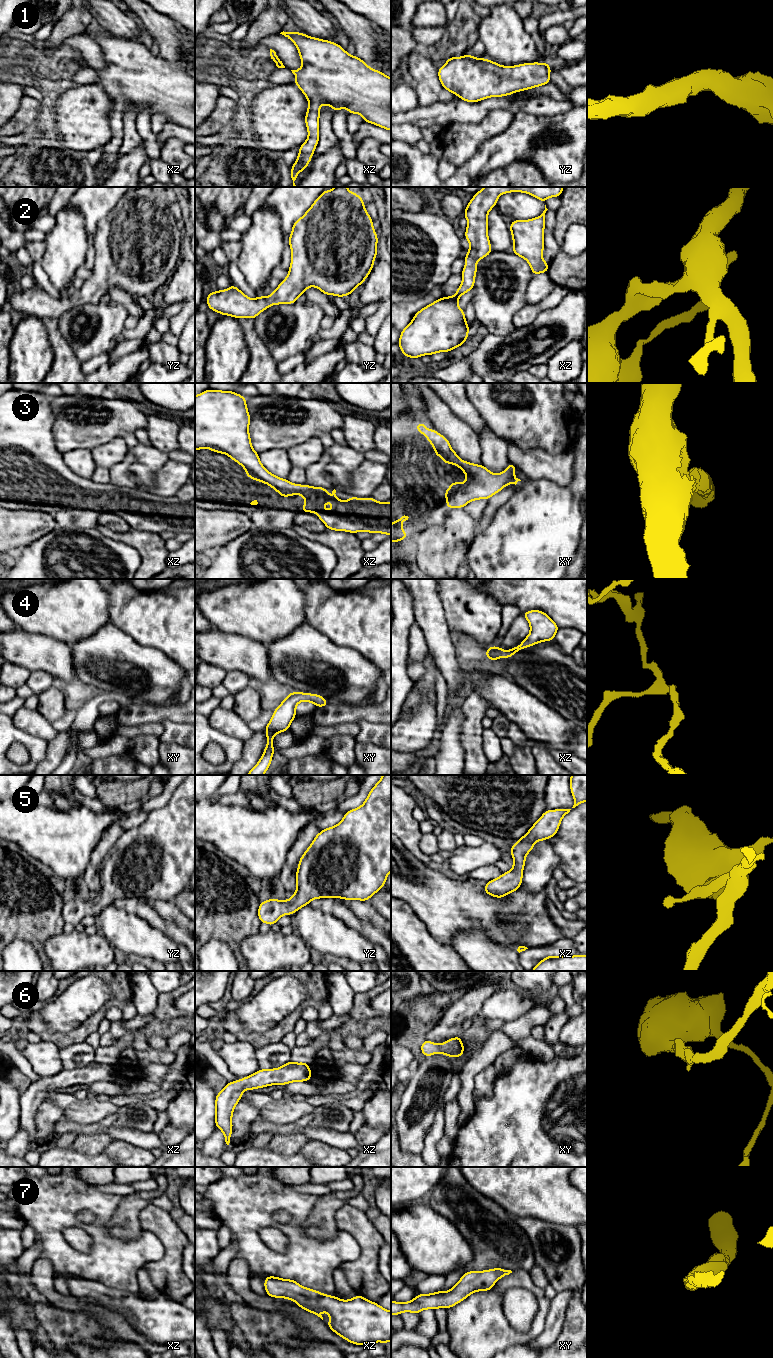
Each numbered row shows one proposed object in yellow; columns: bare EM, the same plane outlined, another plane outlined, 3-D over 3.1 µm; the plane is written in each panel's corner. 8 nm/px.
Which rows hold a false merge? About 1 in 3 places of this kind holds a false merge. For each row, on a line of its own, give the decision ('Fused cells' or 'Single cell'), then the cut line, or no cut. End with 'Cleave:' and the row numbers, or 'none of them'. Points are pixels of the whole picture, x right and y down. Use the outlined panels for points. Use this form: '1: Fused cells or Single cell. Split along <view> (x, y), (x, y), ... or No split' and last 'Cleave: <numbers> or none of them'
1: Single cell. No split
2: Single cell. No split
3: Single cell. No split
4: Single cell. No split
5: Single cell. No split
6: Single cell. No split
7: Single cell. No split
Cleave: none of them

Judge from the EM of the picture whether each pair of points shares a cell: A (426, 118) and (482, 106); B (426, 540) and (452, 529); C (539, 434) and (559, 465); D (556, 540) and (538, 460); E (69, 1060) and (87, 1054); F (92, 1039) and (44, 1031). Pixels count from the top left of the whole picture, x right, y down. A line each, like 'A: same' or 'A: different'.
A: same
B: same
C: different
D: different
E: same
F: different

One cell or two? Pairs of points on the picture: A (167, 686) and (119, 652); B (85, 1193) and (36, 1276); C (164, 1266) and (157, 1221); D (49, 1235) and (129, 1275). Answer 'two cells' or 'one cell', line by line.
A: one cell
B: two cells
C: one cell
D: one cell

